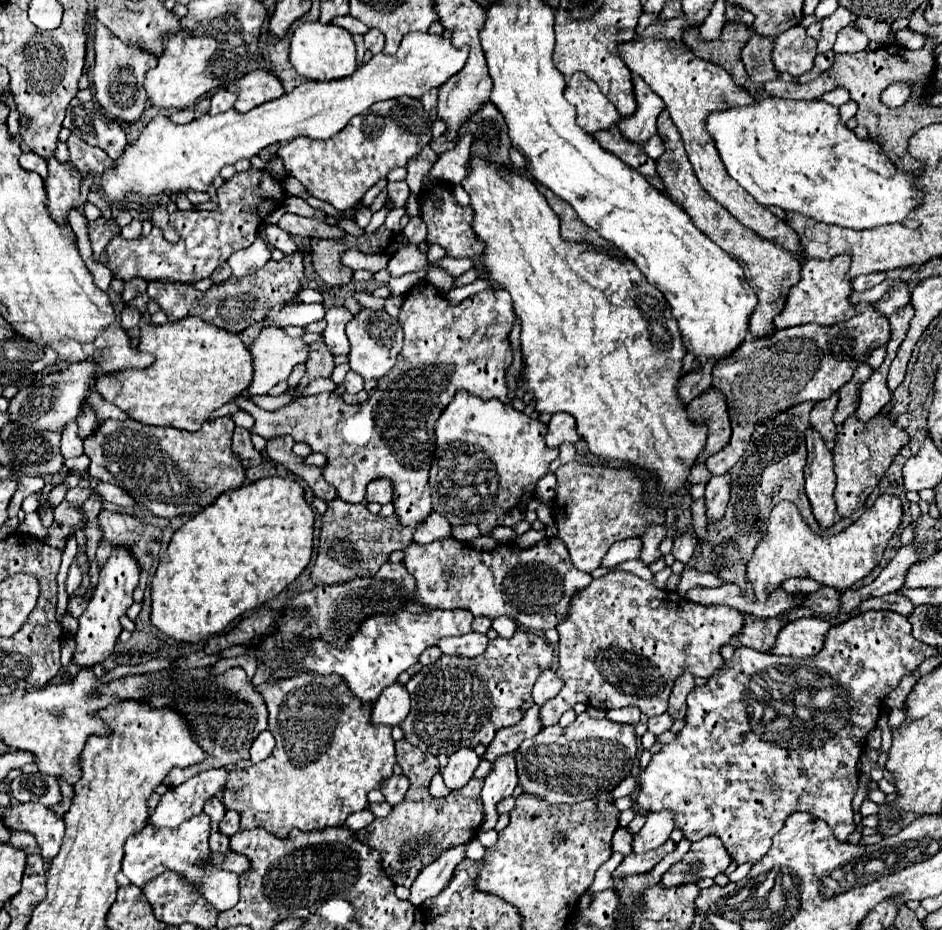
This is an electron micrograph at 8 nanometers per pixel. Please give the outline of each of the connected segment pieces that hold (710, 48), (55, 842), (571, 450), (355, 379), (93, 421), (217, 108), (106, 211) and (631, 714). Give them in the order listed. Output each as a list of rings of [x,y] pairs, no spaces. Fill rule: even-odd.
[[[725,24],[723,28],[723,40],[709,44],[709,42],[701,42],[699,40],[699,27],[691,28],[689,32],[685,32],[683,42],[697,52],[697,56],[701,60],[711,60],[713,64],[719,64],[721,68],[727,68],[727,72],[731,72],[731,78],[735,80],[735,84],[743,86],[747,80],[743,62],[741,62],[741,48],[747,44],[751,32],[745,24]]]
[[[13,802],[3,810],[1,822],[7,830],[33,834],[41,848],[41,858],[45,862],[51,862],[57,856],[65,834],[65,824],[53,810],[33,802]]]
[[[561,444],[561,448],[559,448],[561,452],[559,452],[559,456],[551,462],[551,472],[555,472],[559,466],[563,466],[563,464],[567,464],[567,462],[571,462],[573,458],[575,458],[575,446],[573,444]]]
[[[347,372],[343,386],[345,386],[345,390],[349,394],[357,394],[357,392],[363,390],[363,378],[359,374],[355,374],[355,372]]]
[[[83,402],[83,408],[77,416],[77,424],[79,424],[79,438],[85,440],[87,436],[95,434],[95,428],[99,428],[99,424],[103,424],[103,420],[97,418],[97,414],[93,412],[93,408],[89,406],[89,402]]]
[[[221,88],[213,98],[211,98],[211,108],[209,108],[209,114],[219,114],[219,112],[225,112],[225,110],[231,110],[233,104],[235,104],[237,96],[225,88]]]
[[[89,191],[87,200],[97,206],[101,212],[102,217],[106,219],[112,218],[112,210],[109,203],[103,198],[101,194],[94,191]]]
[[[629,706],[629,708],[619,708],[619,710],[607,710],[607,718],[617,724],[637,724],[639,722],[639,708]]]

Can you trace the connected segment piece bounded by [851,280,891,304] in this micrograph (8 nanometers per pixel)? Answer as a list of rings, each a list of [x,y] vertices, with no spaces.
[[[885,280],[885,282],[877,284],[877,286],[873,286],[871,290],[853,292],[853,294],[851,294],[851,302],[853,302],[853,304],[859,304],[859,302],[869,302],[869,304],[875,304],[875,302],[883,296],[883,292],[887,292],[887,290],[889,290],[889,284],[891,284],[891,280]]]

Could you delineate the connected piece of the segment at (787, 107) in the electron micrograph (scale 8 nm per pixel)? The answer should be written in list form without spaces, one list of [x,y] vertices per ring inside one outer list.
[[[763,98],[753,106],[713,112],[707,118],[707,130],[715,140],[727,174],[763,206],[779,206],[785,212],[799,212],[823,224],[867,230],[903,222],[907,214],[921,204],[915,174],[897,168],[875,140],[859,140],[855,132],[841,122],[839,108],[823,100]]]

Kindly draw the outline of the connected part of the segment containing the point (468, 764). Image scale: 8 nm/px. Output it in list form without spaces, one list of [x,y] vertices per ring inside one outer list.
[[[463,748],[463,750],[451,754],[447,768],[441,772],[445,784],[447,784],[451,790],[463,788],[463,786],[473,778],[473,772],[475,772],[475,768],[479,766],[479,760],[481,760],[481,758],[479,758],[479,756],[475,754],[475,750],[471,750],[471,748]]]

